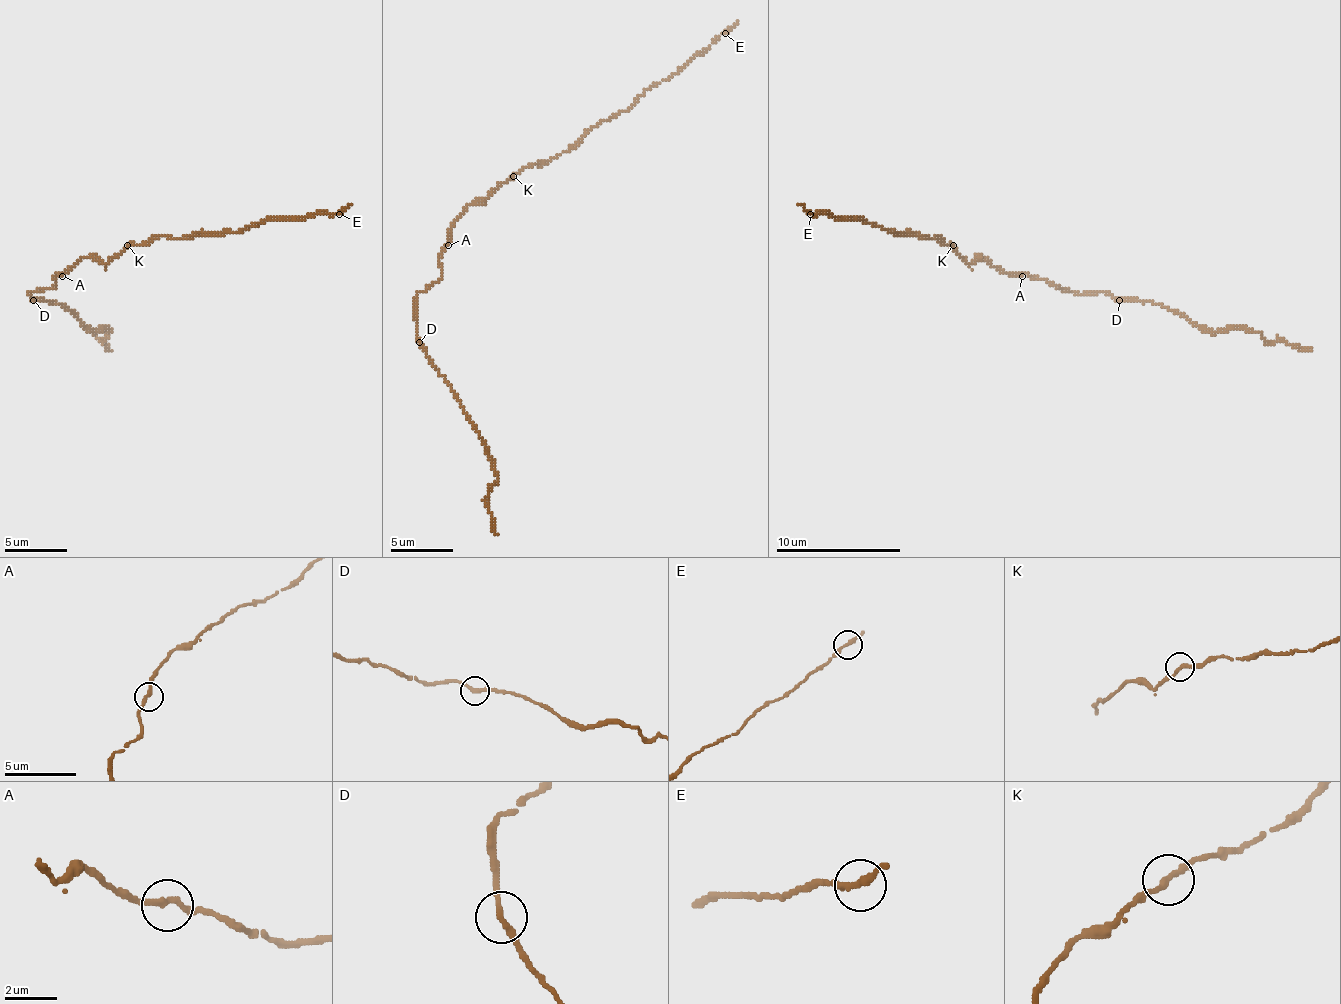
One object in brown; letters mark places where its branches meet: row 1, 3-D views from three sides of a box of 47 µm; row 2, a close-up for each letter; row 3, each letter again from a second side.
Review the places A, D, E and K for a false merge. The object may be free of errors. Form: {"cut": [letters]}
{"cut": []}

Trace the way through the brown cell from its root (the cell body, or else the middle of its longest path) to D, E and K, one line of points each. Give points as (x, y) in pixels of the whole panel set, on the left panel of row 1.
D: (68, 270), (53, 279), (56, 282), (49, 288), (31, 292), (34, 301)
E: (68, 270), (84, 257), (109, 263), (130, 245), (161, 235), (193, 239), (267, 220), (339, 214)
K: (68, 270), (84, 257), (99, 257), (109, 263), (127, 245)

